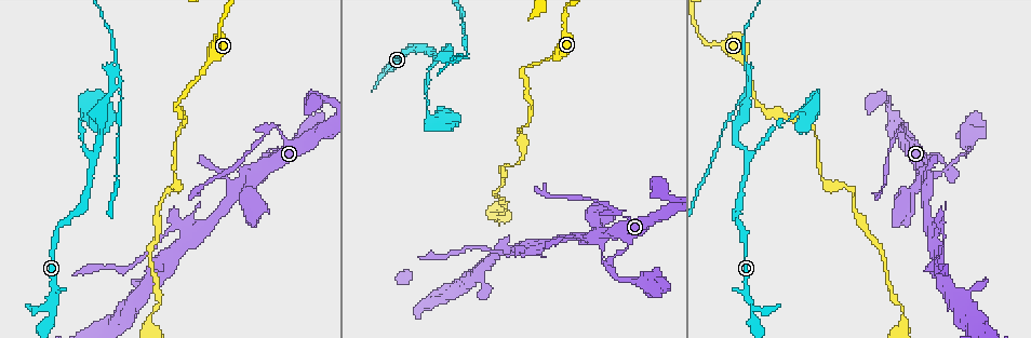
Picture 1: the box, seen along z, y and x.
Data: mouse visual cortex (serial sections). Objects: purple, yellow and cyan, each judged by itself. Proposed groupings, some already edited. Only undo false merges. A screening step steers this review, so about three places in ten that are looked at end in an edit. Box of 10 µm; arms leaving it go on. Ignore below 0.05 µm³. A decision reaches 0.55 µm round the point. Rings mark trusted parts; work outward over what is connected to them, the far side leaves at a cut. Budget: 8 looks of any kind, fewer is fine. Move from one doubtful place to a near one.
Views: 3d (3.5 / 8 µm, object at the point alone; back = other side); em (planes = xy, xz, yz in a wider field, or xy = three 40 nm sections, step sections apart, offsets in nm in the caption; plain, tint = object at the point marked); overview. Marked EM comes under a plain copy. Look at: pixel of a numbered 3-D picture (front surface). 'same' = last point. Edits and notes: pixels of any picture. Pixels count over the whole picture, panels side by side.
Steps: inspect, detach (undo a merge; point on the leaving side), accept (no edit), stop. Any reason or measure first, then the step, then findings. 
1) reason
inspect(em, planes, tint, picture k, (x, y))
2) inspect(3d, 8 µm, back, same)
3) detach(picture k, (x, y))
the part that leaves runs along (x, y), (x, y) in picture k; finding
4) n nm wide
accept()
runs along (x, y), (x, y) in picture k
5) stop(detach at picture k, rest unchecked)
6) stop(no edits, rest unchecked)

inspect(em, xy, step 1, tint, picture 1, (746, 155))

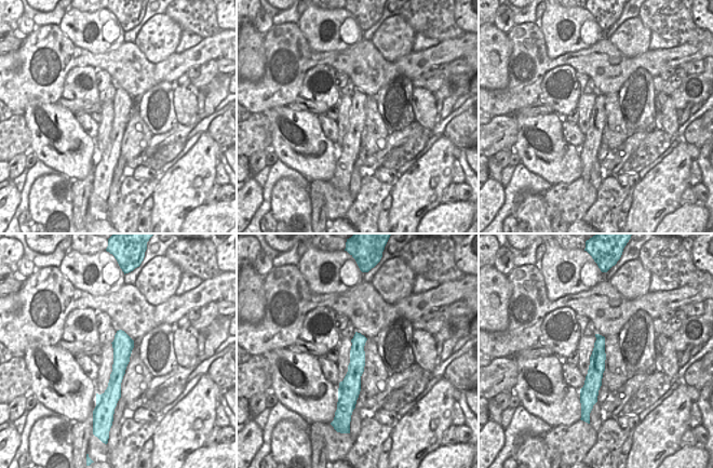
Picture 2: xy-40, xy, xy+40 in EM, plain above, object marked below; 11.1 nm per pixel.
inspect(3d, 3.5 µm, same)

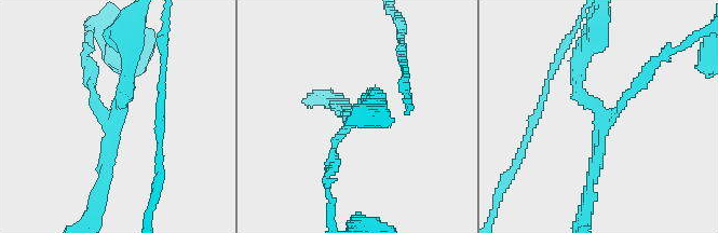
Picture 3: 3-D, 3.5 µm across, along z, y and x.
arms of 150, 150, 200 nm
accept()
runs along (591, 190), (601, 121), (648, 71) in picture 3; one cell here

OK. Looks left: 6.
abrupt turn
inspect(3d, 3.5 µm, back, picture 1, (519, 70))

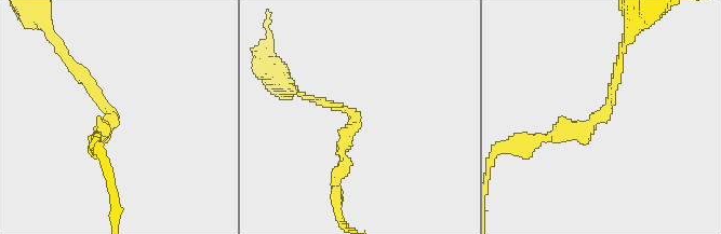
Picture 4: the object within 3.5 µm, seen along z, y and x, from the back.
need the tissue
inspect(em, xy, step 1, tint, picture 4, (113, 120))

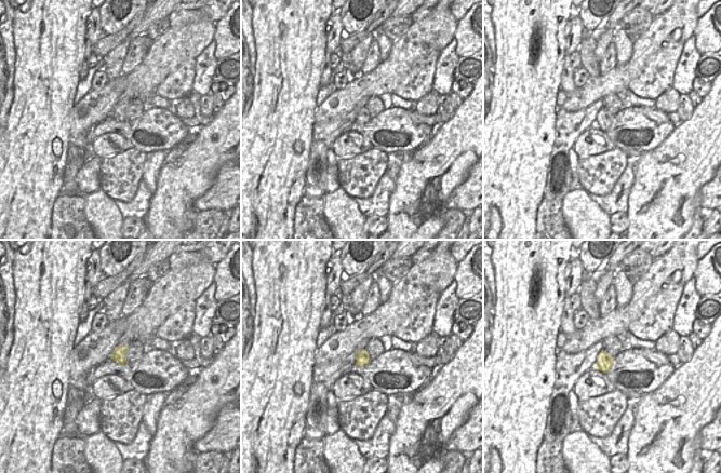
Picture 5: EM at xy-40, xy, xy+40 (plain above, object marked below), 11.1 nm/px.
arms of 150, 200 nm
accept()
all the same cell

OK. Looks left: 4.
sharp bend
inspect(3d, 3.5 µm, picture 1, (518, 164))

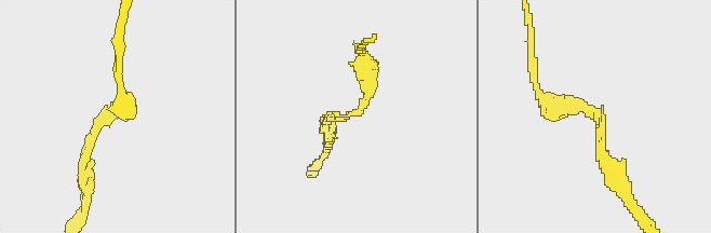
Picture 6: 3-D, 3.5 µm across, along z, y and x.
arms of 150, 250 nm
inspect(em, xy, step 2, tint, picture 6, (361, 110))

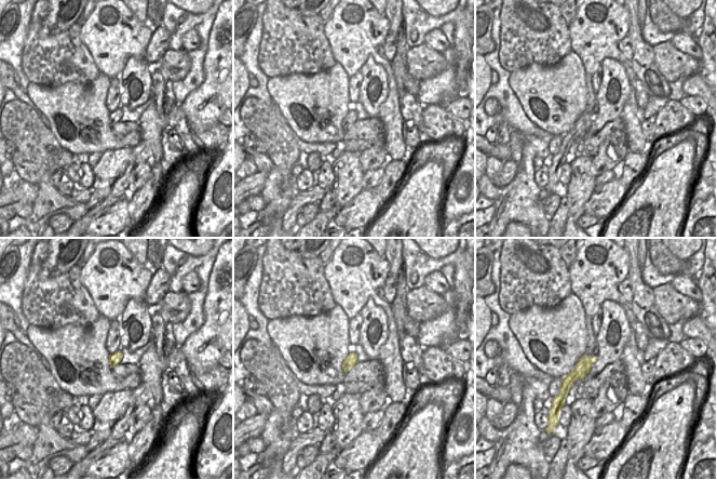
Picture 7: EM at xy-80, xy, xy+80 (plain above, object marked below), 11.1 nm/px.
accept()
runs along (593, 358), (566, 384), (565, 392) in picture 7; one cell here

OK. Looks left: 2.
stop(no edits, rest unchecked)

